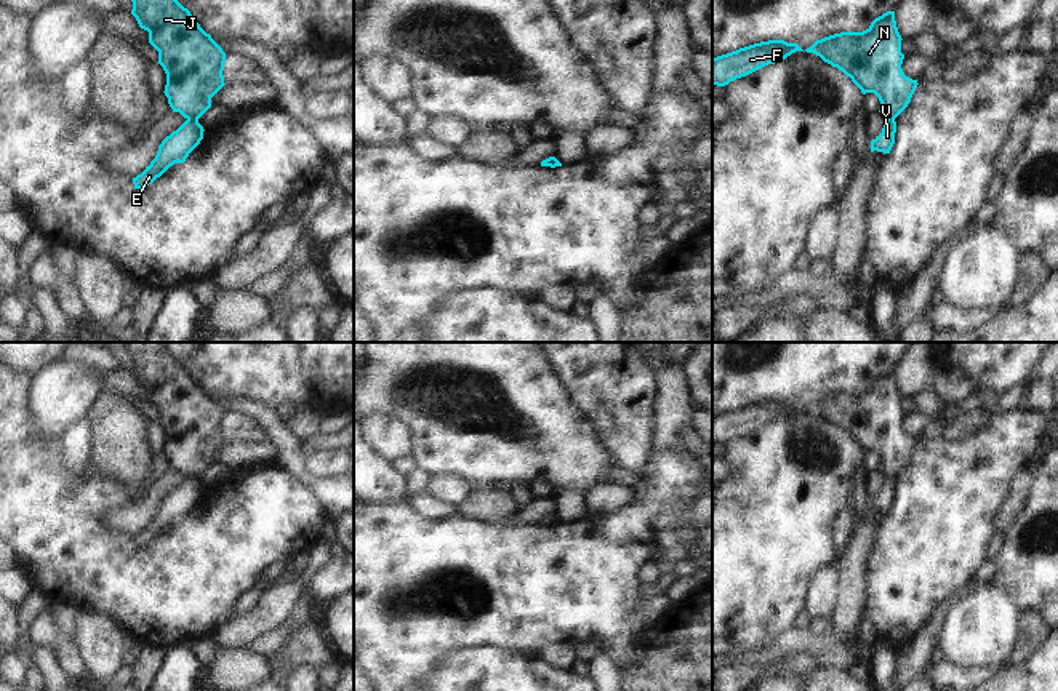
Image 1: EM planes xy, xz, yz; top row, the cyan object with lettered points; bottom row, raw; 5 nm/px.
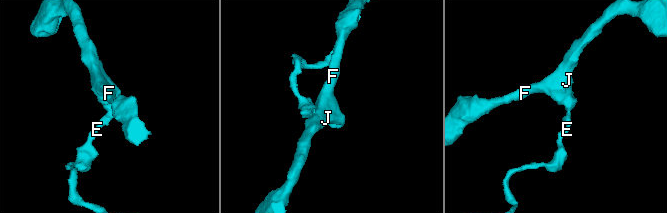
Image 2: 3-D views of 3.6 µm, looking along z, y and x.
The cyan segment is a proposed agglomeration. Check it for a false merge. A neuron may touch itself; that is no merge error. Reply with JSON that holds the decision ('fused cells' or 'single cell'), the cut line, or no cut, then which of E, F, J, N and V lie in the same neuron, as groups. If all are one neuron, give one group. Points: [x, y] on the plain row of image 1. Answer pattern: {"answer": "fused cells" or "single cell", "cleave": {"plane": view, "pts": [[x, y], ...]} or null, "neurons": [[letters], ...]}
{"answer": "fused cells", "cleave": {"plane": "xy", "pts": [[188, 475], [197, 479]]}, "neurons": [["E", "V"], ["F", "J", "N"]]}

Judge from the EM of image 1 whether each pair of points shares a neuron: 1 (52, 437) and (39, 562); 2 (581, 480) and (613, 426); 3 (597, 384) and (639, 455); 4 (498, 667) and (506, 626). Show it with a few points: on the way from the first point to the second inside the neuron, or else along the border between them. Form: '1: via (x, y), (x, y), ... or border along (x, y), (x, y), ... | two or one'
1: border along (32, 411), (36, 434), (47, 445), (60, 443) | two
2: border along (583, 410), (596, 426), (615, 466) | two
3: via (615, 402), (625, 413), (629, 437) | one
4: border along (464, 648), (501, 647), (537, 655) | two

